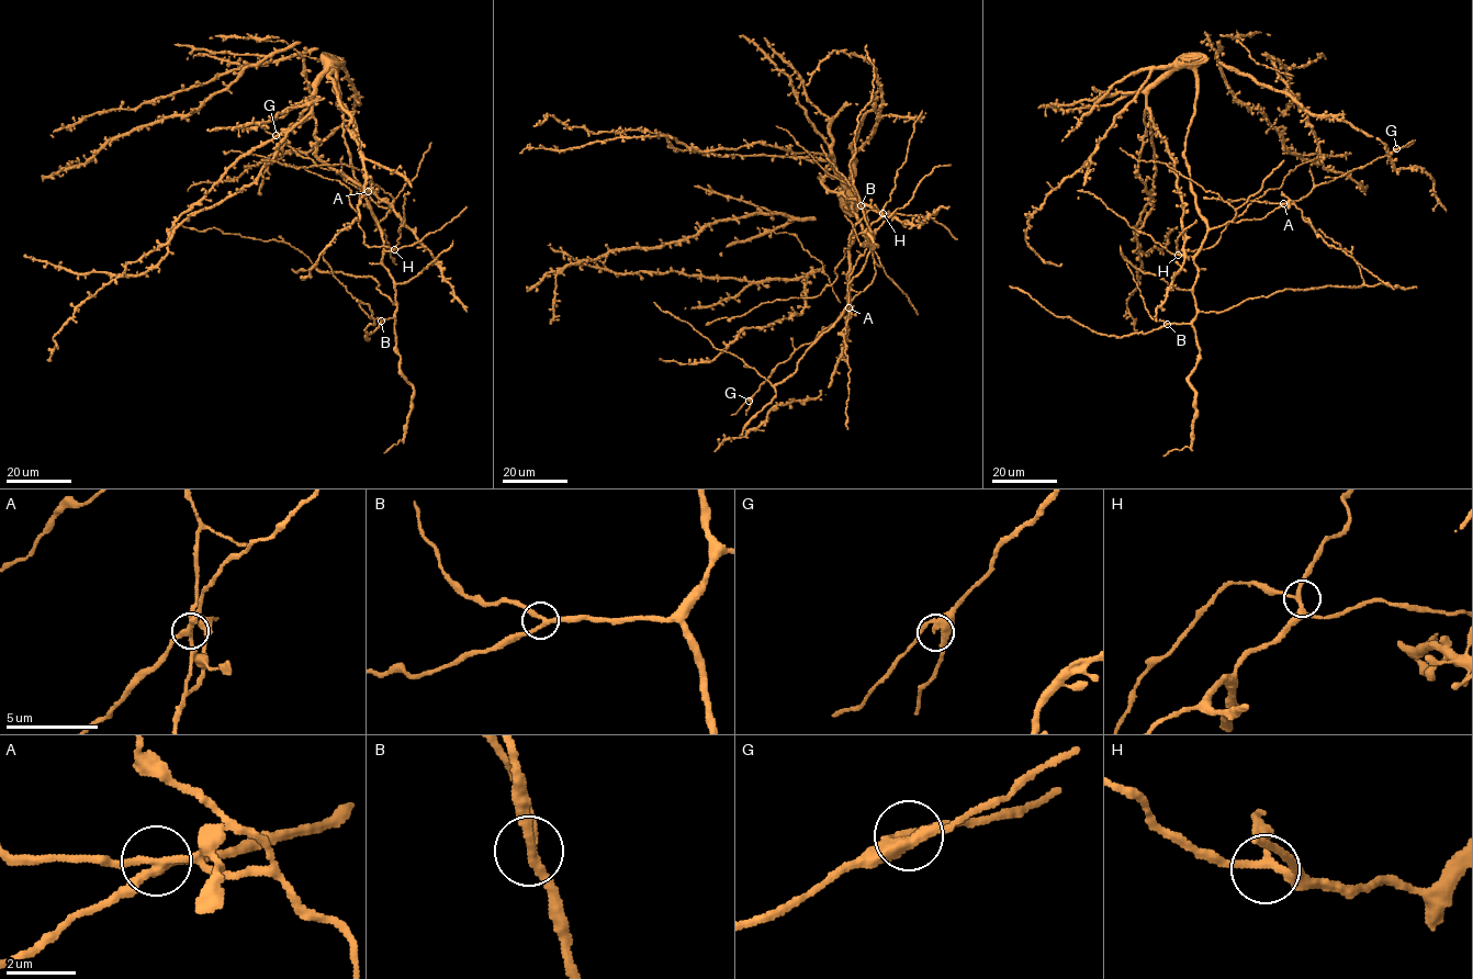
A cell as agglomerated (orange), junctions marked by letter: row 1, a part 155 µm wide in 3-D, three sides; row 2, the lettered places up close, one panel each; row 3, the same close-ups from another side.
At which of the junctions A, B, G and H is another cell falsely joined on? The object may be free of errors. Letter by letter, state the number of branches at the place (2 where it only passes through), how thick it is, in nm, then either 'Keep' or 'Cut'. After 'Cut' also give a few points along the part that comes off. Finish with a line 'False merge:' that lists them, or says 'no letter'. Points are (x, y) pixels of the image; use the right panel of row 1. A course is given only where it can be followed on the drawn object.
A: Branches: 4. Thickness 280 nm. Cut. Course of the part to remove: (1283, 203), (1294, 204), (1328, 245), (1341, 249), (1394, 289)
B: Branches: 3. Thickness 240 nm. Keep
G: Branches: 3. Thickness 280 nm. Keep
H: Branches: 4. Thickness 240 nm. Keep
False merge: A

